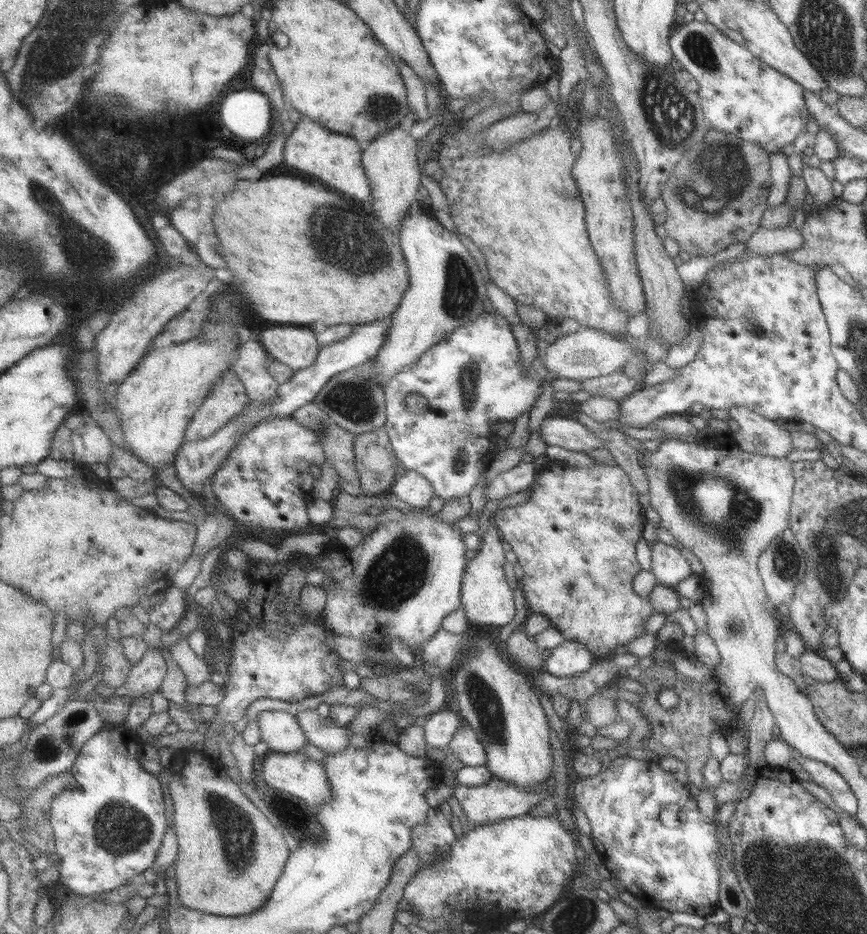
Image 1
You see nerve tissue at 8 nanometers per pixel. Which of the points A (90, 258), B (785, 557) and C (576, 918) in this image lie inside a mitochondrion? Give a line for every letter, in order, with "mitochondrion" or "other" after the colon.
A: mitochondrion
B: mitochondrion
C: mitochondrion

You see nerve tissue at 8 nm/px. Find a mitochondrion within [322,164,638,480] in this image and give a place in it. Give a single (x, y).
(460, 298)

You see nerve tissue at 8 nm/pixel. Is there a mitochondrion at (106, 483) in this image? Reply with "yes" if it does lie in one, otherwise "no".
no

